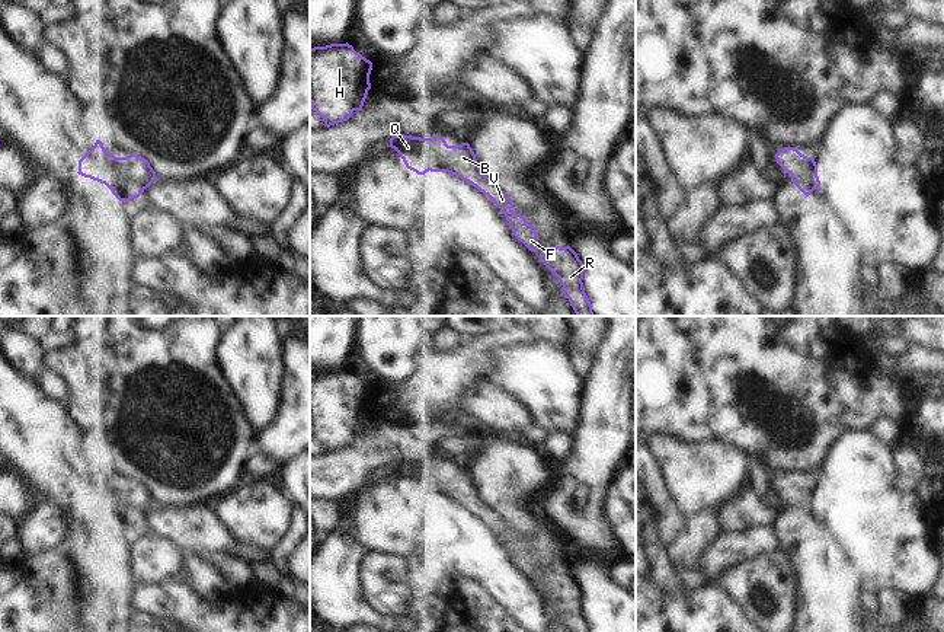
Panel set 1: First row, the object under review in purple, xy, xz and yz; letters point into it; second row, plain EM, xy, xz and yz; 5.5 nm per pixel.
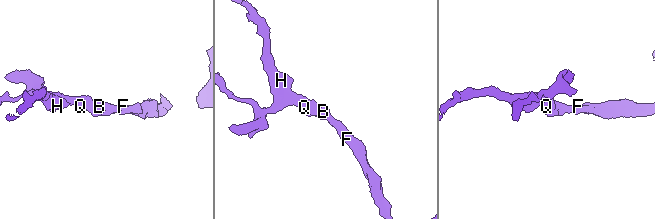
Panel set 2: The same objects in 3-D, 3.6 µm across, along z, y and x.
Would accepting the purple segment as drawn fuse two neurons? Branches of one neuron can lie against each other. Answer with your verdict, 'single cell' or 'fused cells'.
single cell

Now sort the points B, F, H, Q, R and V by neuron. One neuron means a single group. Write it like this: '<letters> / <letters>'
B F H Q R V

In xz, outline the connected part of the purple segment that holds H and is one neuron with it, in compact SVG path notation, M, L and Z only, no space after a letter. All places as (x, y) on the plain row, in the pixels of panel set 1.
M346 370L310 374L310 430L323 446L324 453L348 447L353 437L361 437L371 415L372 389Z

